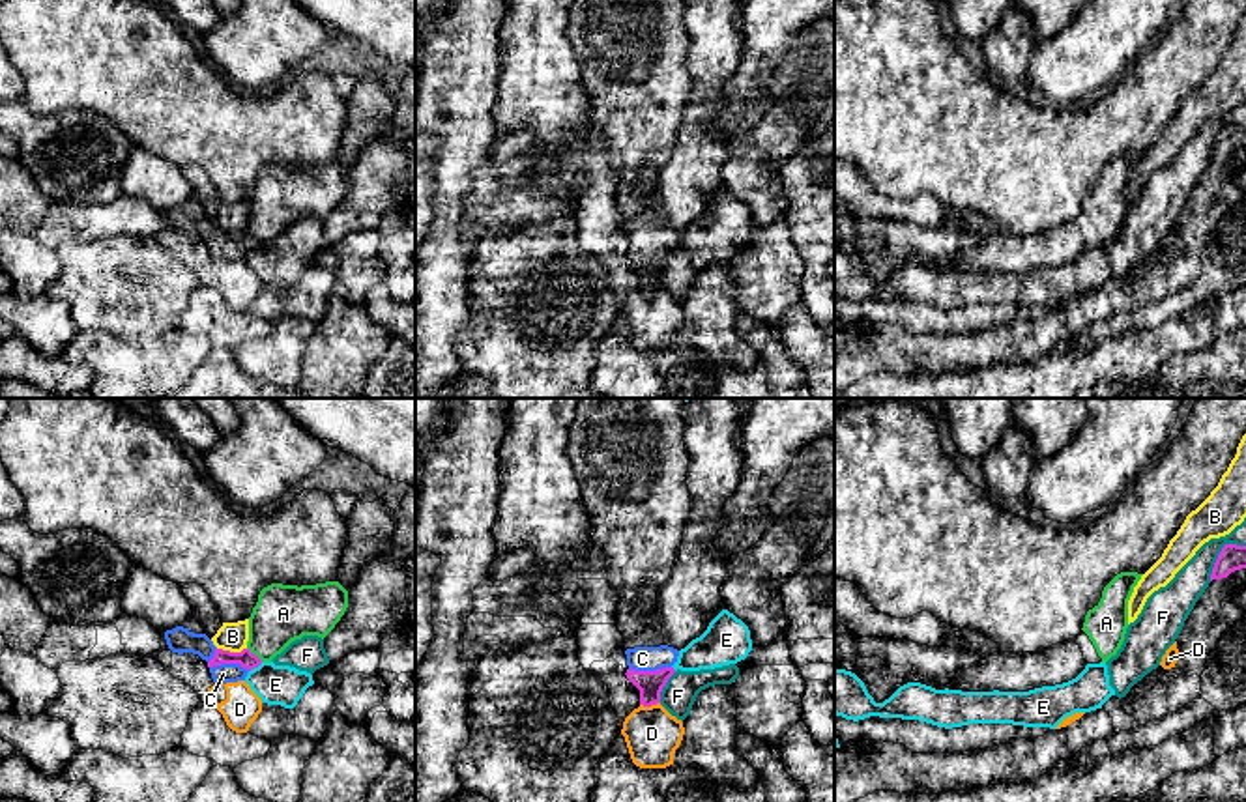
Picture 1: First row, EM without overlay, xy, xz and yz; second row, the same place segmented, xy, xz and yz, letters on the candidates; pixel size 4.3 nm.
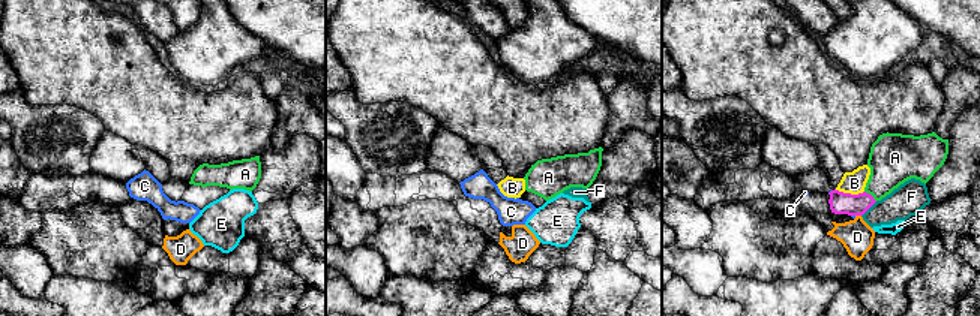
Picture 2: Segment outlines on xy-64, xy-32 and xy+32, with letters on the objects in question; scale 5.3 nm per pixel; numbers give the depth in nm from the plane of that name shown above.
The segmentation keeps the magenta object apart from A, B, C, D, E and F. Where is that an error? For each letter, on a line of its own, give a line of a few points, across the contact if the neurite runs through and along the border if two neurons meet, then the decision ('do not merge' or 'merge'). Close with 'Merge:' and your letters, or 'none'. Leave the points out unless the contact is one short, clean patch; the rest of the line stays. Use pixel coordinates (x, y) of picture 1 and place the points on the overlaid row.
A: line xy (247, 647), (262, 660); do not merge
B: do not merge
C: line xz (650, 683), (650, 672), (642, 658); merge
D: do not merge
E: line xy (262, 662), (249, 672); do not merge
F: do not merge
Merge: C

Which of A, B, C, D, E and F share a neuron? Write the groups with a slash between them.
A / B / C / D / E F

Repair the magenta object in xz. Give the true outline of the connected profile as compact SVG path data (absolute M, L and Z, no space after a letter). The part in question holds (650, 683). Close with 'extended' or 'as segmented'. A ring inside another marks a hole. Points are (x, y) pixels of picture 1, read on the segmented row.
M580 398L567 439L591 538L604 551L608 581L617 591L616 624L627 654L625 675L640 690L644 707L660 703L679 656L664 643L657 593L670 578L690 516L683 409L685 398Z; extended

